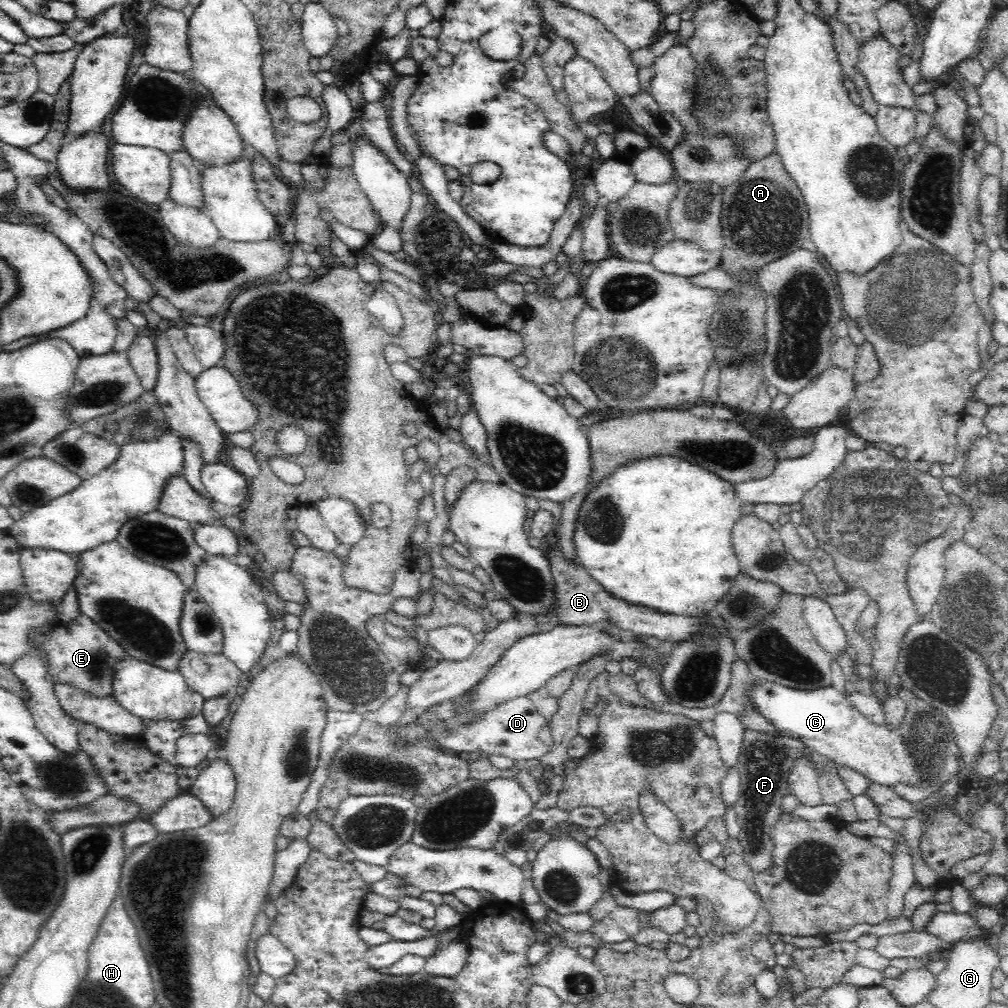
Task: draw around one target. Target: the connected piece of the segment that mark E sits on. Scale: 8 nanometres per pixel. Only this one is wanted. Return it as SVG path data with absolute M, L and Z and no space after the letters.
M81 614L70 620L67 626L55 623L52 634L48 636L44 651L50 657L50 675L57 683L74 683L76 687L90 691L94 695L110 695L111 666L119 661L126 652L114 642L107 634L104 634L91 620Z

